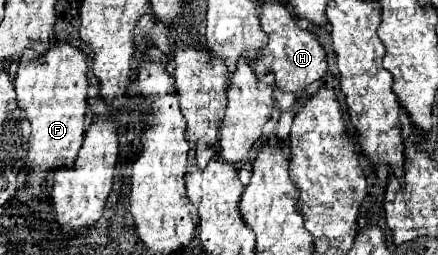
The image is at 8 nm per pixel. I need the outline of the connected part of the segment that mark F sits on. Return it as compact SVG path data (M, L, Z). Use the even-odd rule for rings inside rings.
M56 40L52 42L52 46L48 46L48 50L44 54L40 54L40 58L36 58L34 50L24 50L22 58L20 58L20 68L16 74L16 100L18 106L24 110L20 118L30 120L32 124L32 134L28 138L28 160L26 160L26 170L28 170L28 184L32 186L32 194L34 198L40 192L40 186L46 184L46 172L52 168L60 168L60 166L72 166L72 162L76 160L76 154L82 146L84 140L84 122L86 122L86 108L88 108L88 54L82 48L72 46L66 40Z

